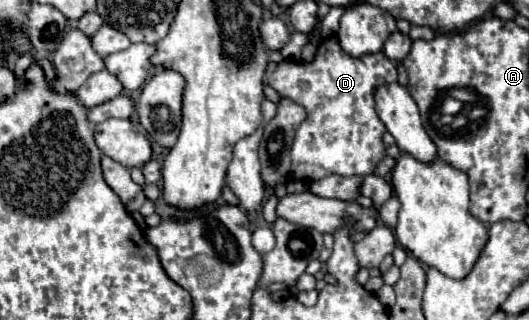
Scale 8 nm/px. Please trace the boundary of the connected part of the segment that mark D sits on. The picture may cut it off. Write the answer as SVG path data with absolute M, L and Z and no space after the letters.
M336 36L322 40L312 62L280 62L270 74L268 84L280 96L288 96L306 108L306 120L298 126L292 144L290 176L314 182L330 174L372 174L384 158L382 134L386 132L382 120L374 114L374 90L394 80L396 66L382 52L352 58L340 48Z

